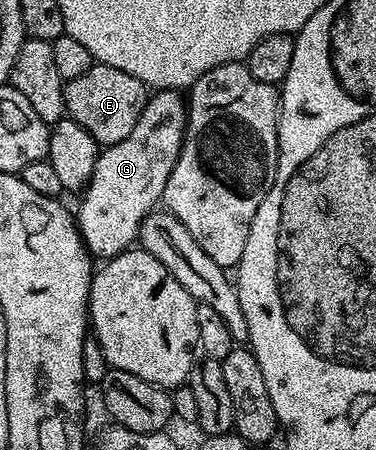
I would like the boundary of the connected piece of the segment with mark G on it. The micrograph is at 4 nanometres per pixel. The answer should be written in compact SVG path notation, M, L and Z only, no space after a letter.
M161 89L148 96L141 119L137 119L137 127L133 127L121 143L113 143L100 152L91 181L82 190L79 213L77 209L79 233L92 258L110 259L136 244L139 224L160 204L165 183L183 150L186 131L184 94Z

